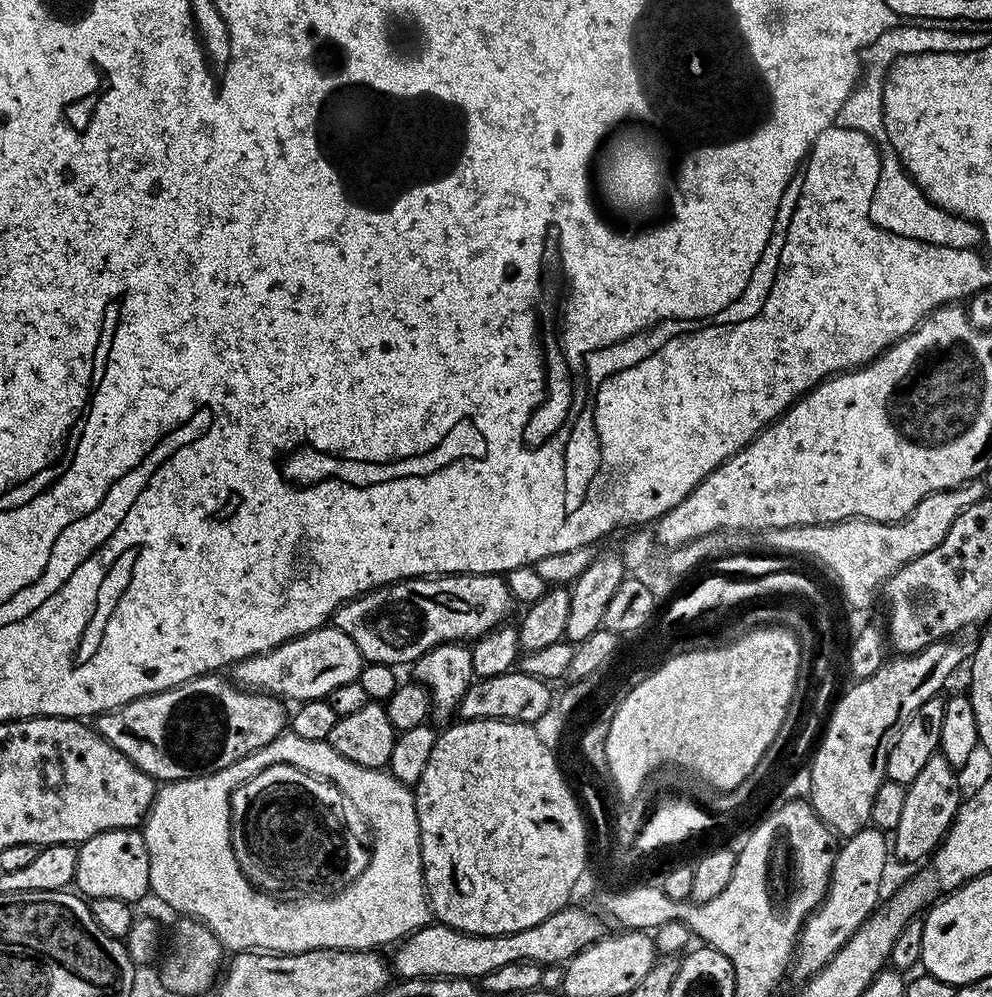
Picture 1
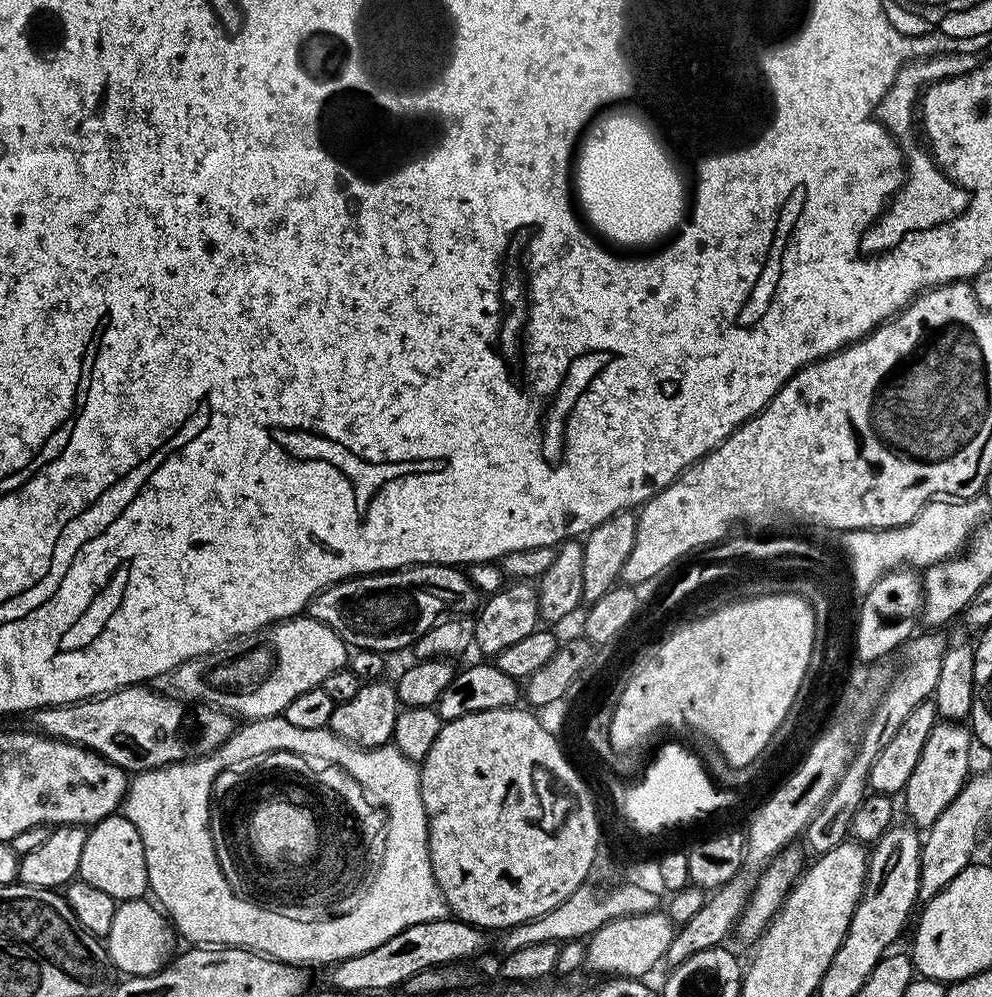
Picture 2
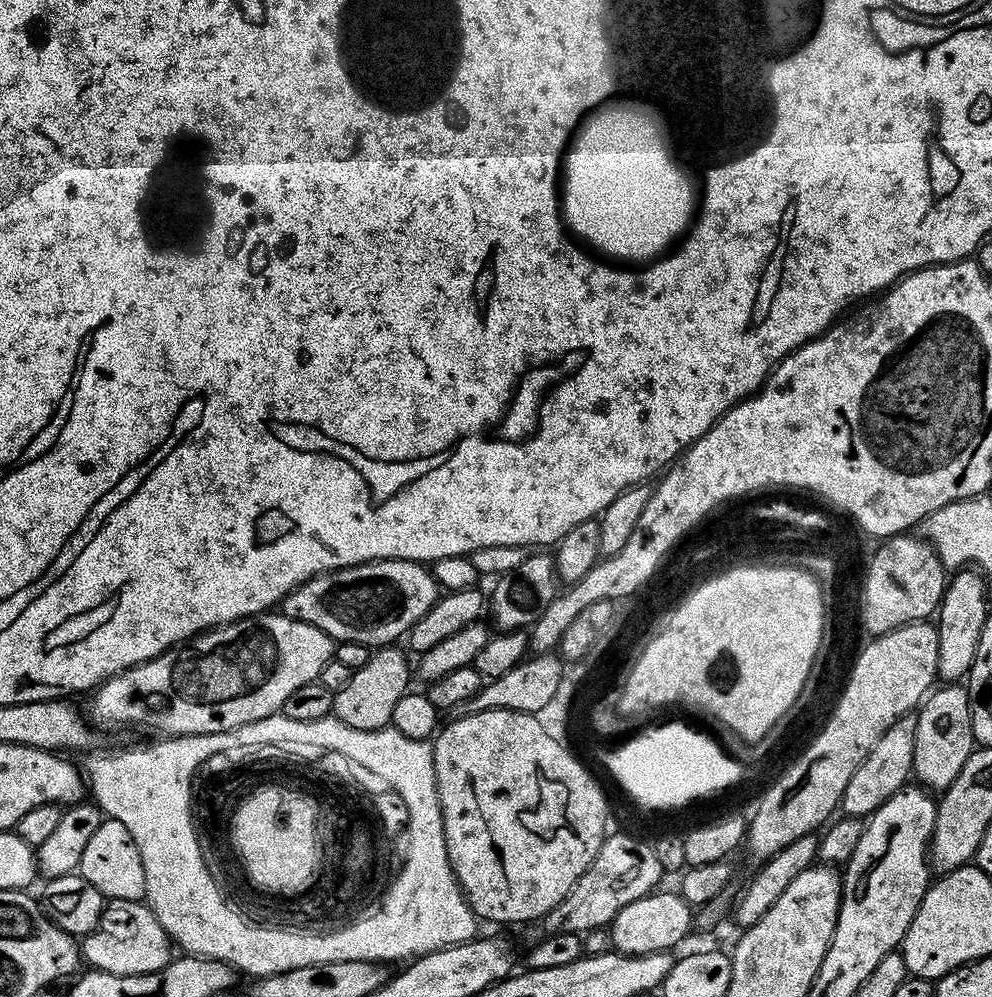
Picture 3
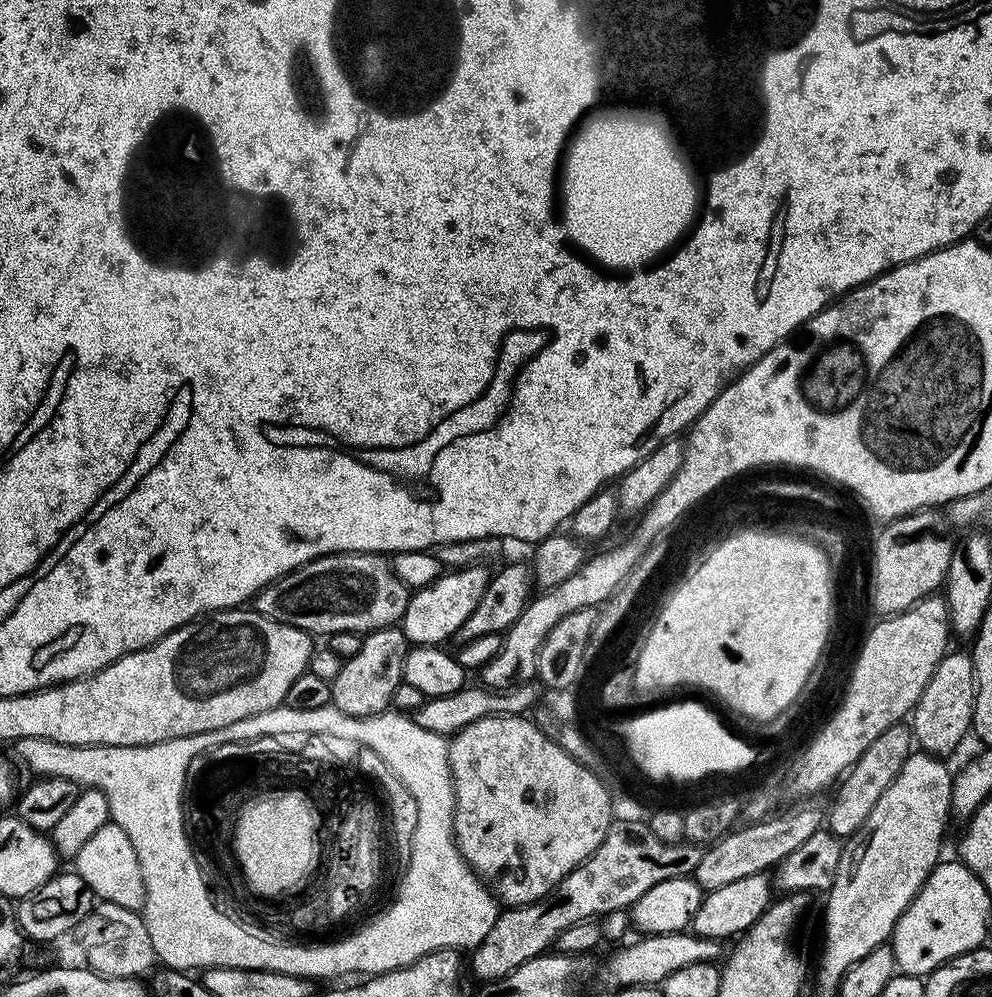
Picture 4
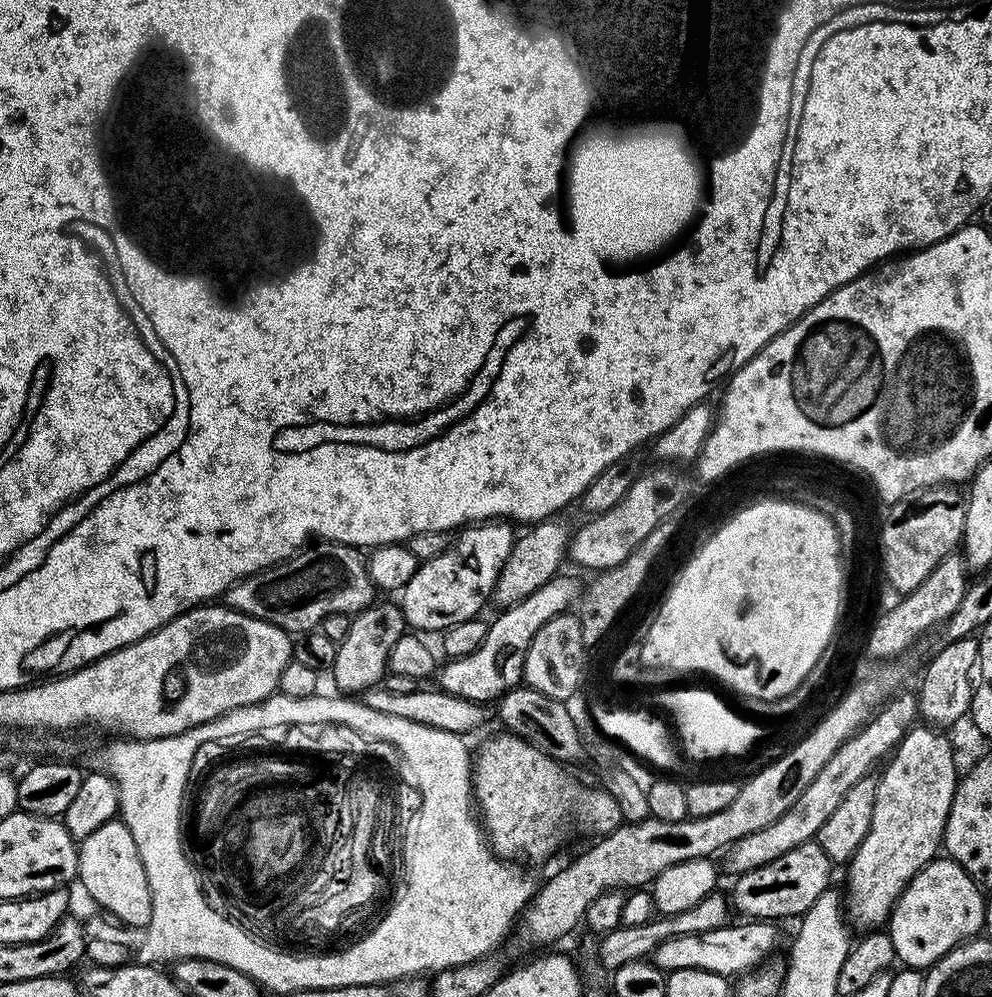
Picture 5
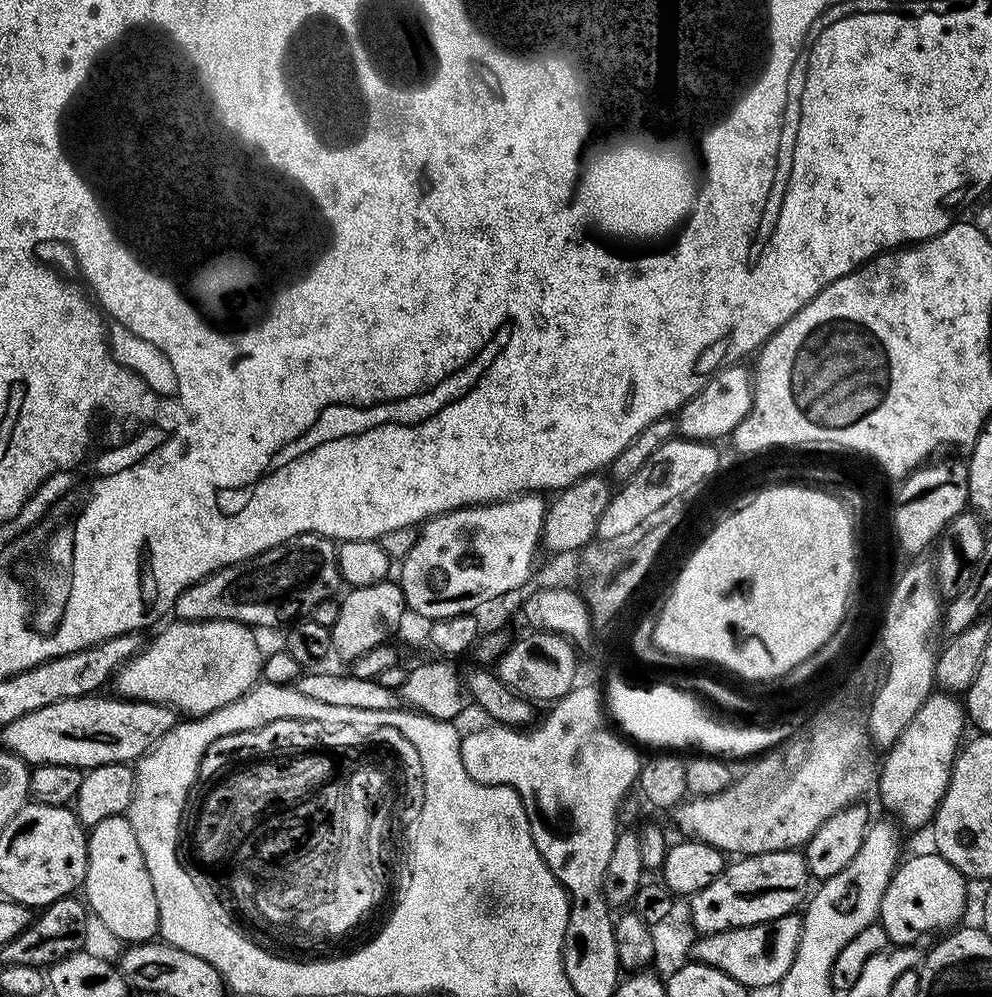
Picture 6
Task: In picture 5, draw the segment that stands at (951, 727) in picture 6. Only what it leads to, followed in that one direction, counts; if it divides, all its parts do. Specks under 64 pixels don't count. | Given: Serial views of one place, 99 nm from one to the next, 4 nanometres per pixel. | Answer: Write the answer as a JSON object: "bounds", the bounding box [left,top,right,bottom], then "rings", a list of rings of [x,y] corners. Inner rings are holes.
{"bounds":[846,726,958,930],"rings":[[[914,726],[907,732],[896,751],[883,765],[884,773],[879,773],[876,781],[878,798],[874,798],[874,822],[870,822],[870,830],[866,833],[866,838],[862,838],[862,846],[858,846],[846,868],[848,884],[852,887],[852,901],[849,904],[847,901],[846,904],[846,919],[853,929],[876,930],[887,925],[892,908],[906,886],[931,860],[937,859],[944,842],[946,818],[950,818],[958,775],[949,737],[939,727],[920,727]]]}

